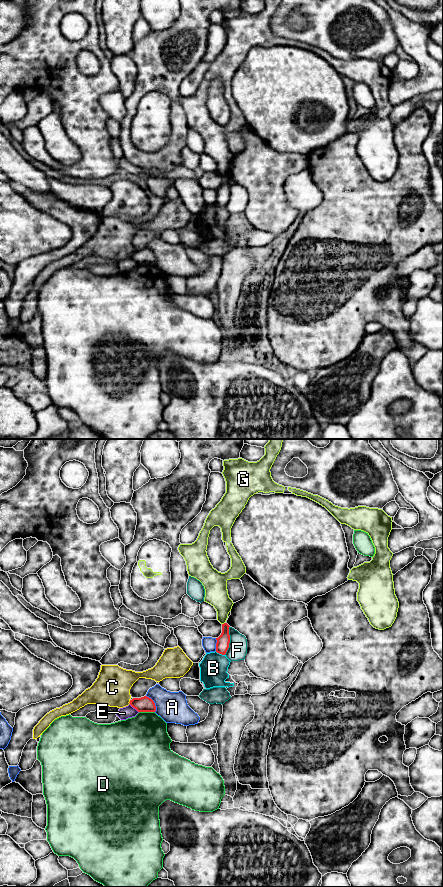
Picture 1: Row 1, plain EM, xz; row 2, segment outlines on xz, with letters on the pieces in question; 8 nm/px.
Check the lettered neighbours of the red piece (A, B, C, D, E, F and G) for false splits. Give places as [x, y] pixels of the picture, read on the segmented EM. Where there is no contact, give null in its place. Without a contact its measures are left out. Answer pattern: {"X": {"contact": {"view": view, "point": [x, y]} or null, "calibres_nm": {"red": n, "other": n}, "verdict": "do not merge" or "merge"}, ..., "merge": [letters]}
{"A": {"contact": {"view": "xz", "point": [154, 703]}, "calibres_nm": {"red": 130, "other": 240}, "verdict": "do not merge"}, "B": {"contact": {"view": "xz", "point": [220, 653]}, "calibres_nm": {"red": 110, "other": 220}, "verdict": "do not merge"}, "C": {"contact": {"view": "xz", "point": [129, 702]}, "calibres_nm": {"red": 130, "other": 280}, "verdict": "do not merge"}, "D": {"contact": {"view": "xz", "point": [147, 711]}, "calibres_nm": {"red": 130, "other": 420}, "verdict": "do not merge"}, "E": {"contact": {"view": "xz", "point": [134, 707]}, "calibres_nm": {"red": 130, "other": 100}, "verdict": "do not merge"}, "F": {"contact": {"view": "xz", "point": [229, 640]}, "calibres_nm": {"red": 110, "other": 150}, "verdict": "do not merge"}, "G": {"contact": {"view": "xz", "point": [224, 623]}, "calibres_nm": {"red": 110, "other": 190}, "verdict": "do not merge"}, "merge": []}

